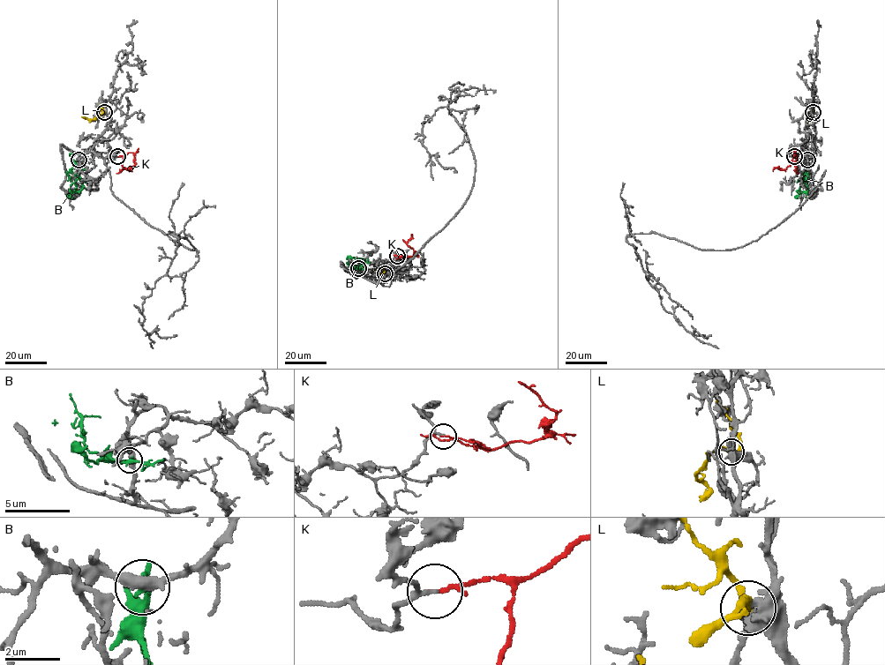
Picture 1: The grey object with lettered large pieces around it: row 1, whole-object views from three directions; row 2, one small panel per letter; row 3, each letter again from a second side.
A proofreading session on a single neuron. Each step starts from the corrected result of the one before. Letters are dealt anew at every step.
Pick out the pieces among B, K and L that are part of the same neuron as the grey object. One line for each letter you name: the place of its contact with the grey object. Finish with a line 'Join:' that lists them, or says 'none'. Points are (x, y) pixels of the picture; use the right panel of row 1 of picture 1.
K: contact (794, 156)
Join: K

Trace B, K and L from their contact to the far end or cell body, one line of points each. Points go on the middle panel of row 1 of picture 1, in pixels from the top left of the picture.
B: (358, 268), (362, 270), (355, 267), (356, 270), (350, 257), (347, 258)
K: (397, 256), (405, 257), (414, 255), (416, 252), (407, 242), (411, 234)
L: (385, 273), (378, 268), (366, 270), (362, 266)

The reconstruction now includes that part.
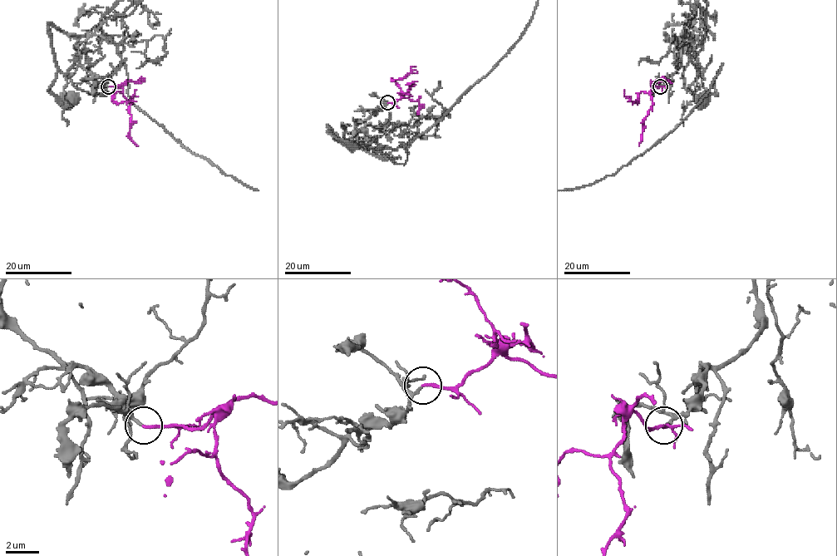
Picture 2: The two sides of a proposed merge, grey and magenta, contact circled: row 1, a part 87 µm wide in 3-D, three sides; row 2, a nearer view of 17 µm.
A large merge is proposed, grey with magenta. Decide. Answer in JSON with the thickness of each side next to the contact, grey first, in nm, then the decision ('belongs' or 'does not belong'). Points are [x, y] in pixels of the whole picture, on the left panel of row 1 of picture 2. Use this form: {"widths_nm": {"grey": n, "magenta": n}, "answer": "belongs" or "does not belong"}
{"widths_nm": {"grey": 160, "magenta": 190}, "answer": "belongs"}

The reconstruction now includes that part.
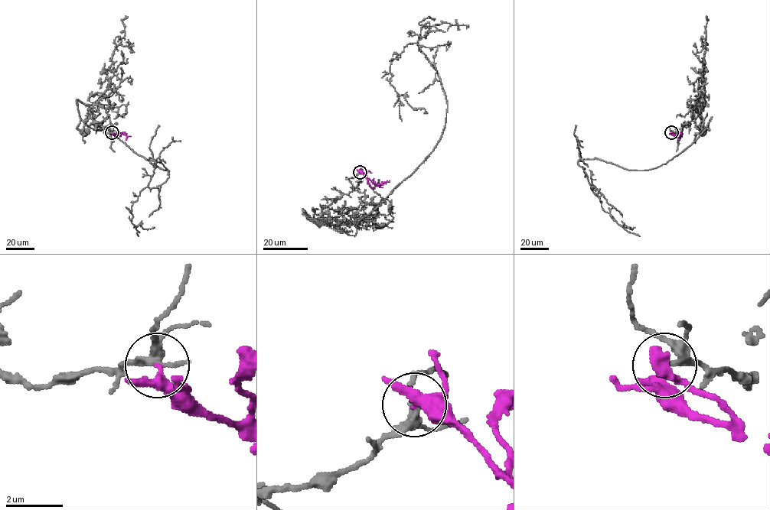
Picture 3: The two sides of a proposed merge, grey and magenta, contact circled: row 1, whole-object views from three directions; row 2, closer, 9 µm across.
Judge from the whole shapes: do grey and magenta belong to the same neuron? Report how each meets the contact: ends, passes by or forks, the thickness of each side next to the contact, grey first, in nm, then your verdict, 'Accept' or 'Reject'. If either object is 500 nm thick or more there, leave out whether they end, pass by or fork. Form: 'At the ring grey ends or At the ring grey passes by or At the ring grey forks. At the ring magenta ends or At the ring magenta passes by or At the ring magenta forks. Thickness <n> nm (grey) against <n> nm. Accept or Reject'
At the ring grey forks. At the ring magenta passes by. Thickness 180 nm (grey) against 280 nm. Reject

